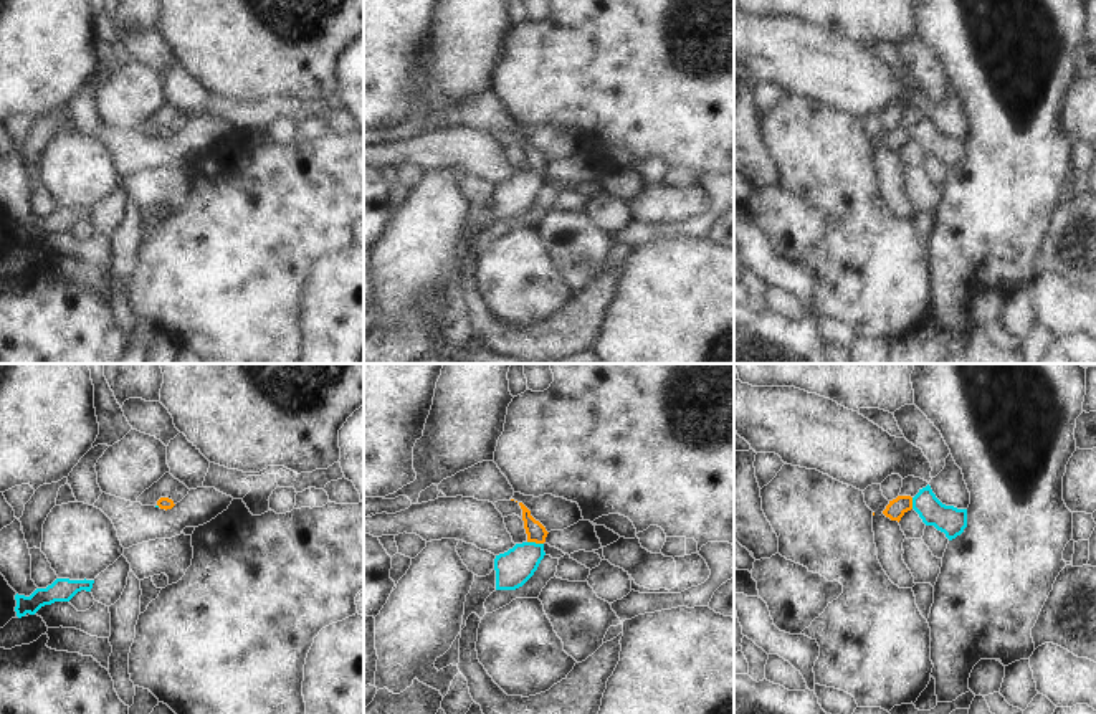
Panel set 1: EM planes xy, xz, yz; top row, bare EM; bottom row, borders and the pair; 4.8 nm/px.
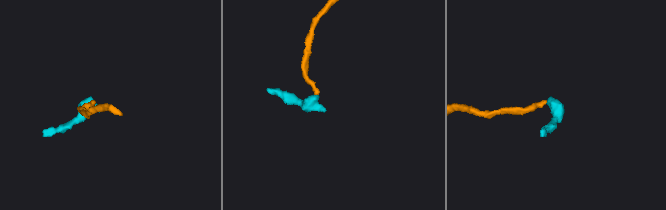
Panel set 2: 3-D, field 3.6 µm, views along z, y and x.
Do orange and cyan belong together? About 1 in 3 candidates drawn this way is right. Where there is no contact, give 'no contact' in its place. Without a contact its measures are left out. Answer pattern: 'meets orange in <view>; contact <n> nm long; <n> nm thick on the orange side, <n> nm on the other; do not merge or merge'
meets orange in xz; contact 80 nm long; 100 nm thick on the orange side, 180 nm on the other; merge

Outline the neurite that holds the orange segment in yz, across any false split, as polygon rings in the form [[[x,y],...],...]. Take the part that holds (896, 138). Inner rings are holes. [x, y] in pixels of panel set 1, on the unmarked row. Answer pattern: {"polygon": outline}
{"polygon": [[[929,114],[919,119],[914,127],[898,126],[889,131],[883,144],[899,152],[911,139],[919,144],[926,155],[934,155],[937,160],[944,162],[949,170],[960,165],[967,157],[967,139],[942,134]]]}

